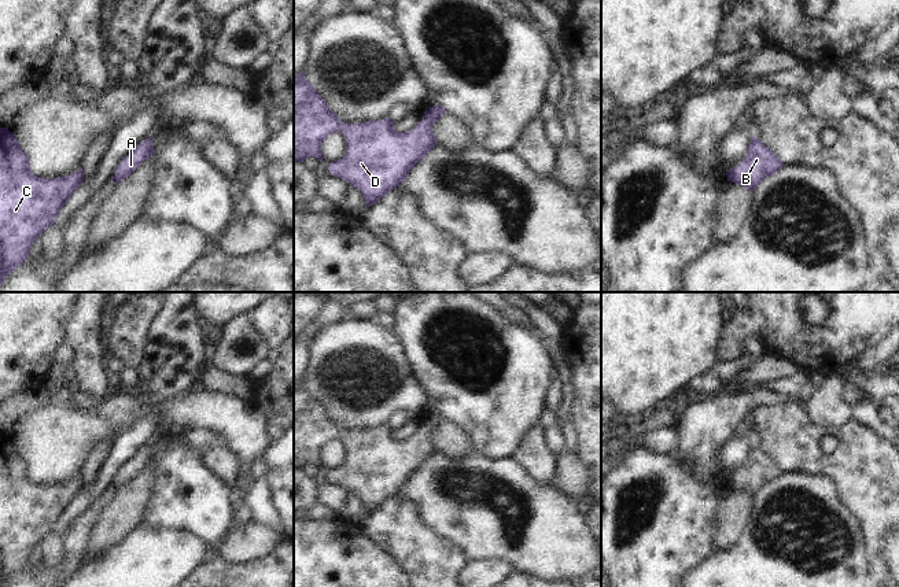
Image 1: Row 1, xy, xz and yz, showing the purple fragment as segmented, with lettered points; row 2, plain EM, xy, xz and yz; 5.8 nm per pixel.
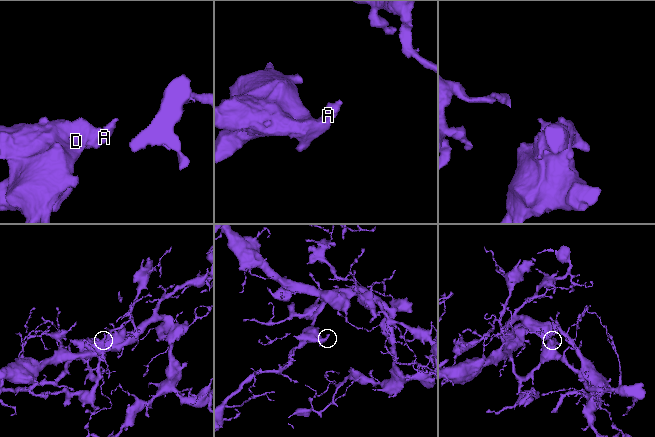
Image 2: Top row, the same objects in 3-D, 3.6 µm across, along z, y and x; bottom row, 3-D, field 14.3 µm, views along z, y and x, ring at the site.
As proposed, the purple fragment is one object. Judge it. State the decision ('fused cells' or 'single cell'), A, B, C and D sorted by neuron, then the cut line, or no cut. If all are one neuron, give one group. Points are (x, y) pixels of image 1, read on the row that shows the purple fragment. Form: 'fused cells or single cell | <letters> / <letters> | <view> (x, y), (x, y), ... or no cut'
single cell | A B C D | no cut

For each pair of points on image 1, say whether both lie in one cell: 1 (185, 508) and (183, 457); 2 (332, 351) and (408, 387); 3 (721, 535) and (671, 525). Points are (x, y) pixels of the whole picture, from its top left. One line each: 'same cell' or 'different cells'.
1: same cell
2: same cell
3: different cells

